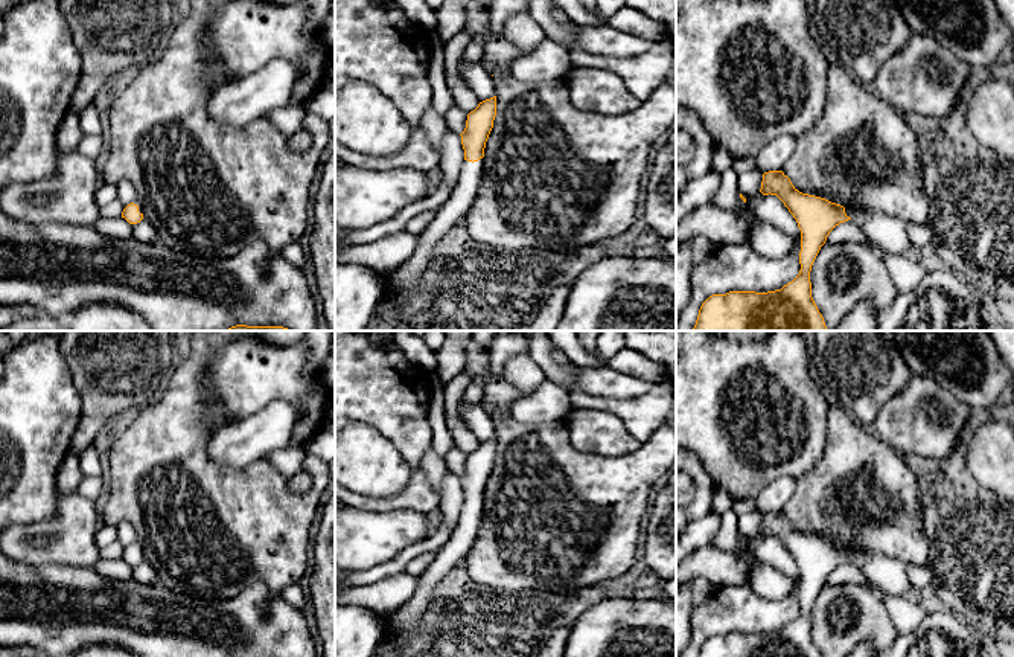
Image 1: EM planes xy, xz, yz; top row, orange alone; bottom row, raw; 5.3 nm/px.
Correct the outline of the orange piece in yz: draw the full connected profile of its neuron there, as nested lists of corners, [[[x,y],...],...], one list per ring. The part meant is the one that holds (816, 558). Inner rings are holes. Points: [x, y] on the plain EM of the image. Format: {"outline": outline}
{"outline": [[[783,512],[764,514],[760,534],[776,537],[798,564],[799,616],[775,633],[713,636],[702,645],[699,657],[822,657],[812,639],[812,607],[836,567],[848,561],[862,562],[868,556],[859,549],[799,534]]]}

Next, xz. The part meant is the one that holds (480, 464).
{"outline": [[[496,437],[486,441],[467,456],[466,470],[460,476],[464,491],[464,505],[452,537],[437,552],[435,559],[420,576],[416,593],[393,614],[397,627],[397,642],[416,642],[422,617],[431,602],[434,587],[457,566],[463,562],[477,540],[483,517],[484,489],[496,457]]]}

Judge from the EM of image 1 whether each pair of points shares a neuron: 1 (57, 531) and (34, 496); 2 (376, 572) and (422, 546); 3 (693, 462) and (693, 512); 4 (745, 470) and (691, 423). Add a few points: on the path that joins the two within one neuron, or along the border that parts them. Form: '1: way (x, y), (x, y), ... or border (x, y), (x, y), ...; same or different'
1: border (58, 496), (55, 514), (51, 519), (15, 525); different
2: way (387, 570), (411, 552); same
3: way (699, 474), (701, 500); same
4: way (731, 456), (705, 430); same

